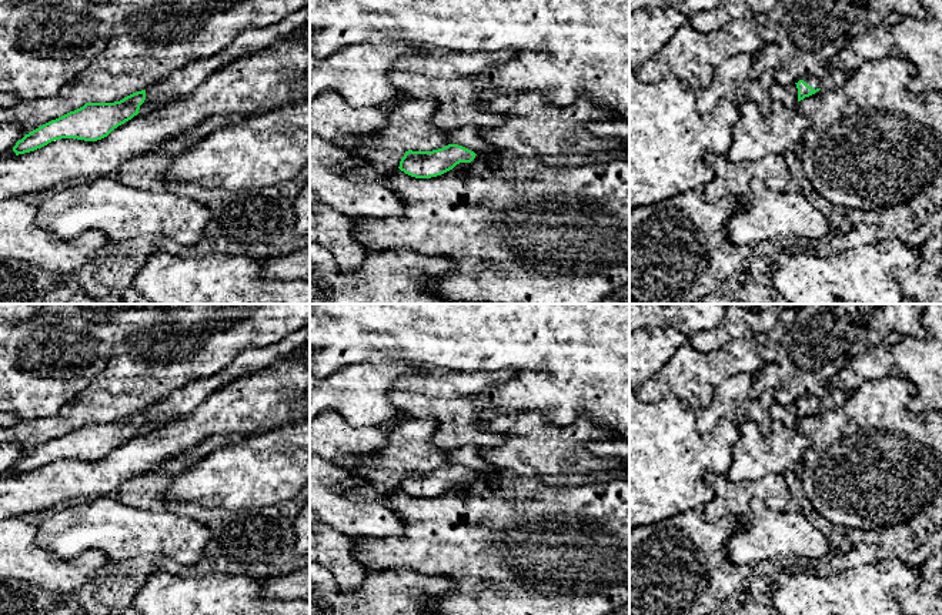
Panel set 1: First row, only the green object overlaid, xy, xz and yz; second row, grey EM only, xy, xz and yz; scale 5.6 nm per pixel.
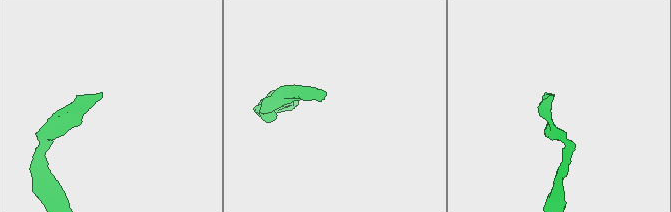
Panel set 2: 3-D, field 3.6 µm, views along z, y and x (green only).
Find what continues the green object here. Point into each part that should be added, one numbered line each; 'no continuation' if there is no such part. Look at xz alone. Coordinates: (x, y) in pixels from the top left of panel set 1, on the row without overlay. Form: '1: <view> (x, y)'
no continuation

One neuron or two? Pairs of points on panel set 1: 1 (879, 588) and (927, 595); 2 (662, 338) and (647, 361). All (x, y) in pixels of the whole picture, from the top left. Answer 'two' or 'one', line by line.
1: two
2: one

